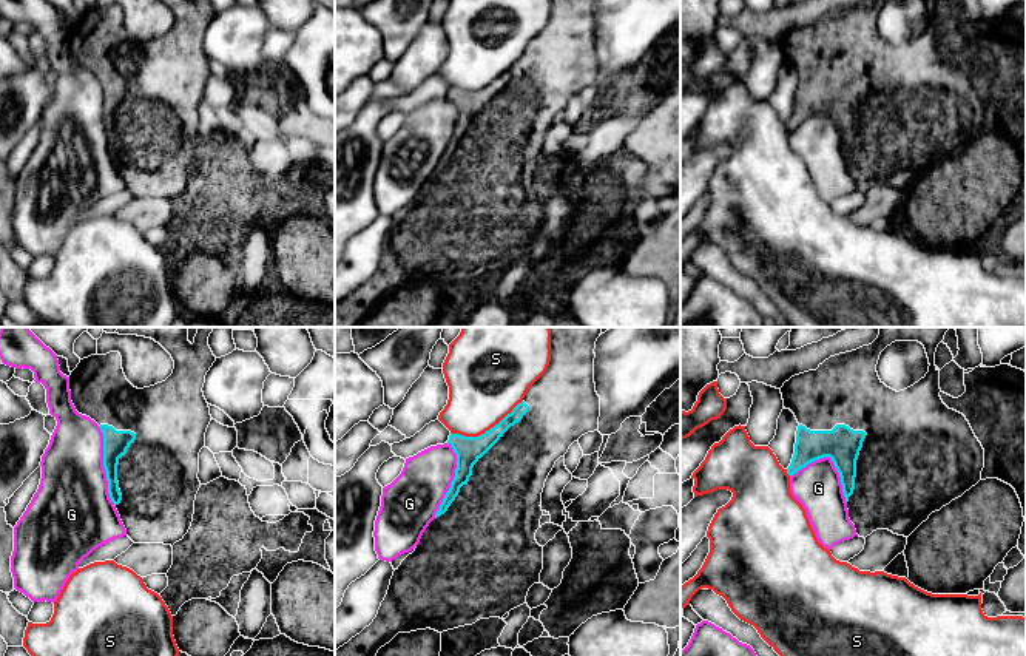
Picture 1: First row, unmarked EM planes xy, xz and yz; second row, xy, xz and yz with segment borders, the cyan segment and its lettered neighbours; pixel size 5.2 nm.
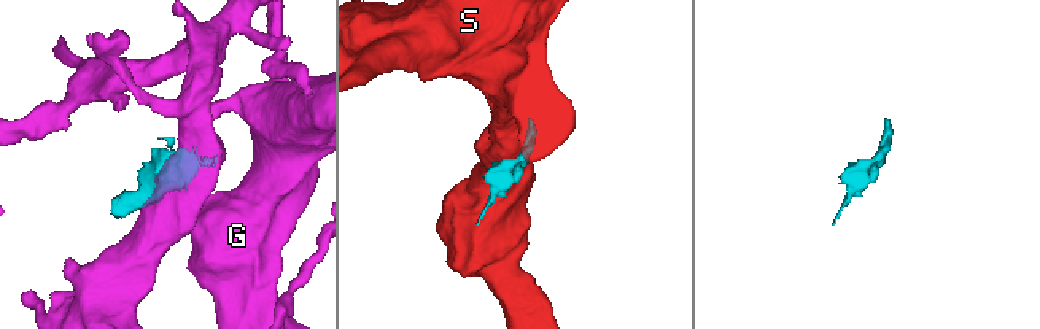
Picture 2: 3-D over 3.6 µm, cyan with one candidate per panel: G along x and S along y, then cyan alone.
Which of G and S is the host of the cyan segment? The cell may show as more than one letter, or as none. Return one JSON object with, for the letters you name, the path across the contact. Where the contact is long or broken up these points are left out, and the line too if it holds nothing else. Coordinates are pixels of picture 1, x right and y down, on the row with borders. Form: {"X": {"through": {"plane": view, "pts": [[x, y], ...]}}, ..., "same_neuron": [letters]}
{"same_neuron": []}

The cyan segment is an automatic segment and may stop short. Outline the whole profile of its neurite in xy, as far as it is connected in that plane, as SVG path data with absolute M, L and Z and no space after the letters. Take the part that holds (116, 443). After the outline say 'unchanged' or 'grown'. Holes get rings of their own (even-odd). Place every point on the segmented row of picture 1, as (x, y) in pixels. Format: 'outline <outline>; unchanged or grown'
outline M117 327L119 335L137 335L159 343L173 358L173 374L162 383L137 389L125 377L119 352L80 360L69 375L71 401L76 411L94 420L103 434L103 468L108 494L127 536L134 543L174 545L188 533L197 478L199 452L211 421L202 387L216 361L208 336L214 327L197 327L194 343L188 327Z; grown

